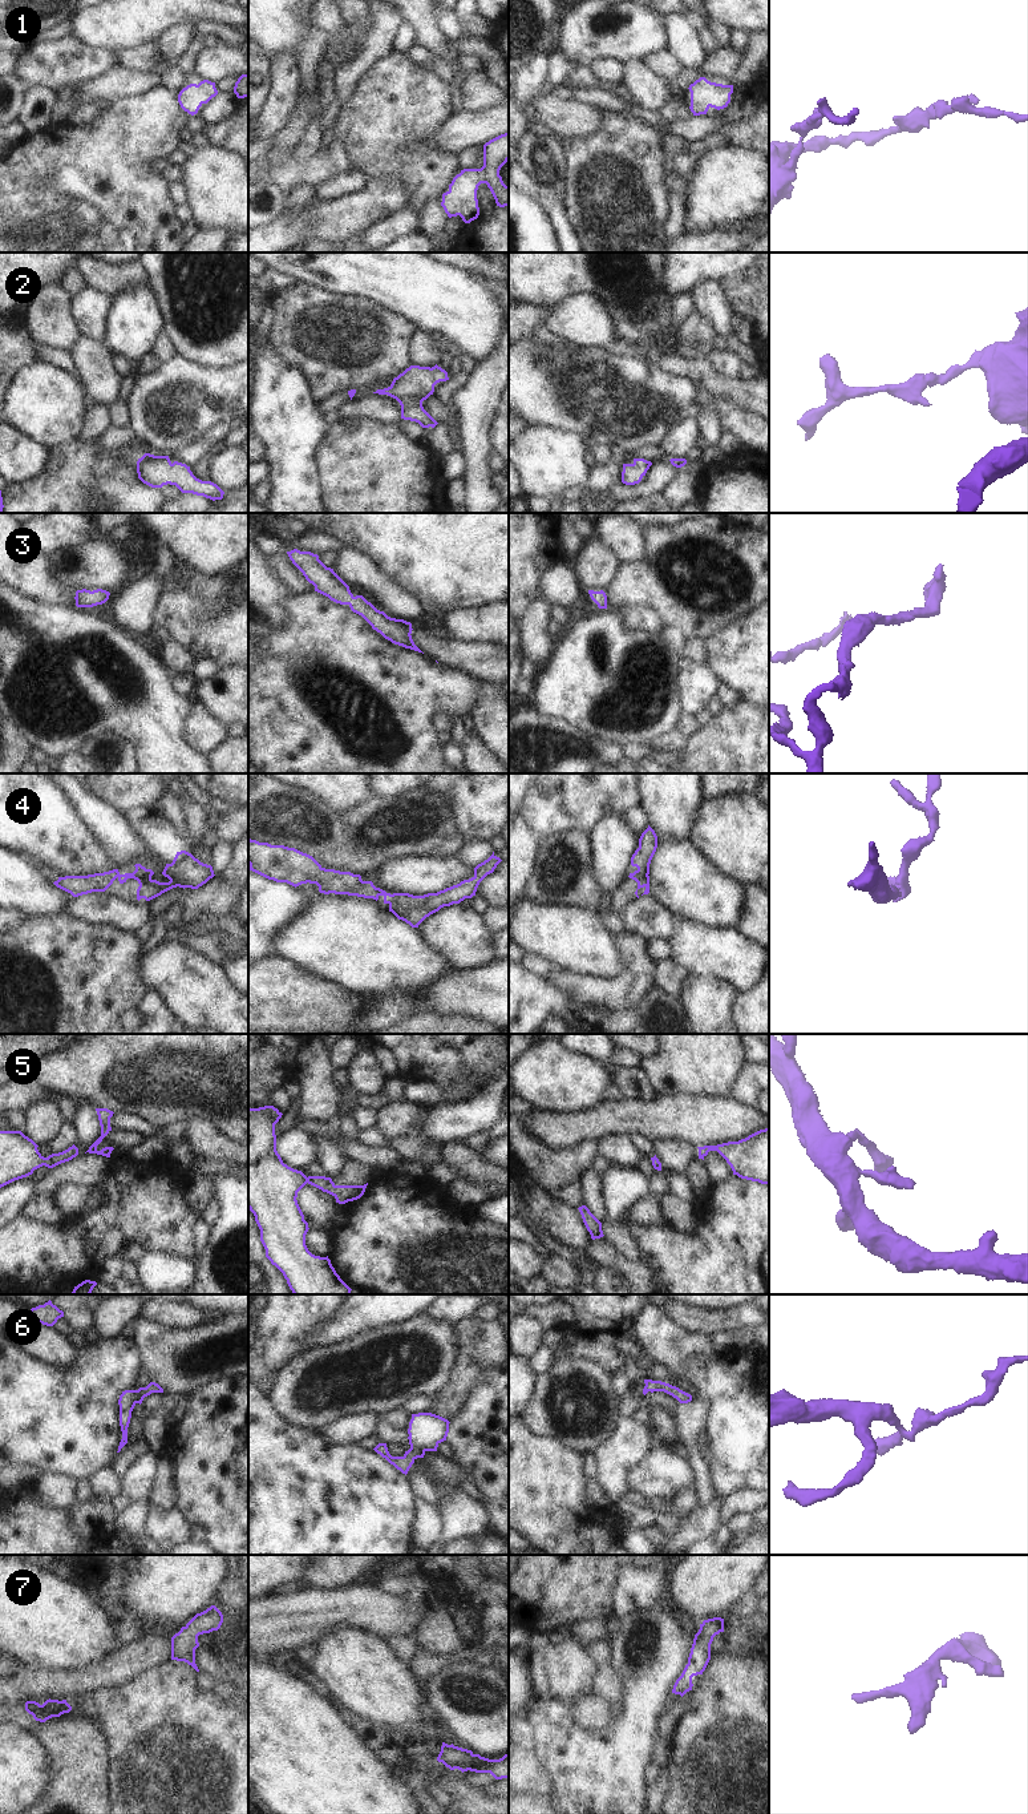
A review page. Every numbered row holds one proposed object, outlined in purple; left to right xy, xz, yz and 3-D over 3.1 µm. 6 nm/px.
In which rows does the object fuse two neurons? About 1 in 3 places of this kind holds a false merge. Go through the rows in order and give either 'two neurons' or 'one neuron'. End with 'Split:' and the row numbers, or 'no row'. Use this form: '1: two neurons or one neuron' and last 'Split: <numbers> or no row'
1: one neuron
2: one neuron
3: one neuron
4: one neuron
5: one neuron
6: one neuron
7: one neuron
Split: no row

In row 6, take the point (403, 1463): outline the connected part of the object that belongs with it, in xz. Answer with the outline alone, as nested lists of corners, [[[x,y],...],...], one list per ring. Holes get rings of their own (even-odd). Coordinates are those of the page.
[[[432,1413],[412,1414],[408,1429],[410,1449],[402,1457],[392,1457],[386,1443],[379,1443],[373,1450],[406,1475],[417,1458],[424,1458],[426,1451],[437,1451],[438,1445],[446,1441],[449,1423]]]

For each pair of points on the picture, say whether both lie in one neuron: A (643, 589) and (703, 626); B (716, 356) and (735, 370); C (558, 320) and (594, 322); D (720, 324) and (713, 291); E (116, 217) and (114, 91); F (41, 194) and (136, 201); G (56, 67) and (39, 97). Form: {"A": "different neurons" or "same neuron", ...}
{"A": "same neuron", "B": "same neuron", "C": "same neuron", "D": "same neuron", "E": "different neurons", "F": "same neuron", "G": "different neurons"}

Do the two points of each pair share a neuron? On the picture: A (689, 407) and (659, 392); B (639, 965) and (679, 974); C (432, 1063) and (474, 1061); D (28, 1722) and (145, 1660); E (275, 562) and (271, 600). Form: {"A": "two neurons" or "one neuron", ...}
{"A": "one neuron", "B": "two neurons", "C": "one neuron", "D": "two neurons", "E": "two neurons"}

